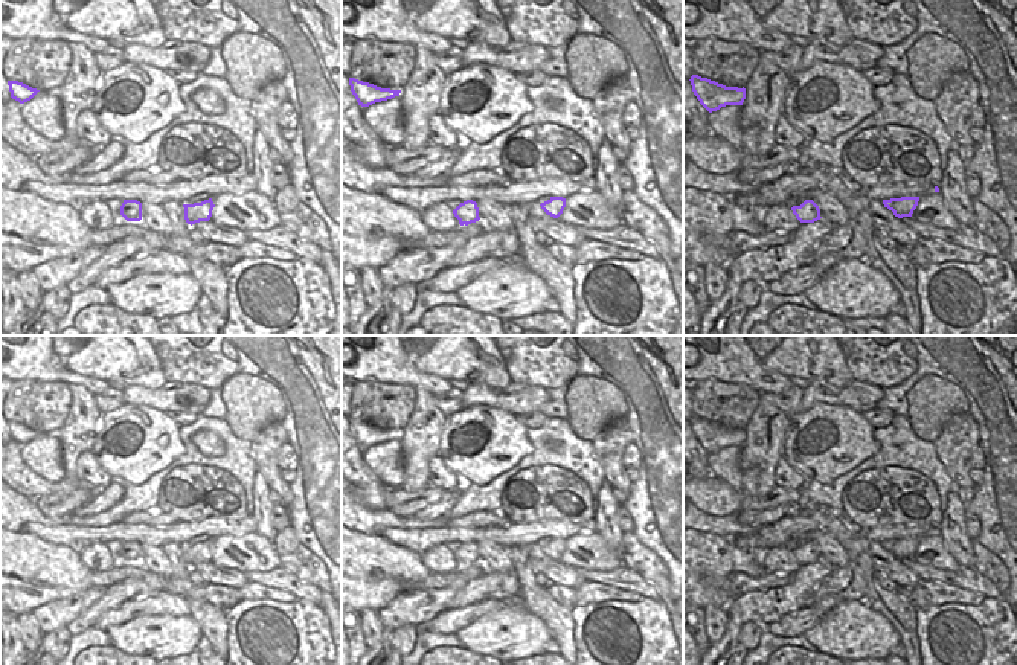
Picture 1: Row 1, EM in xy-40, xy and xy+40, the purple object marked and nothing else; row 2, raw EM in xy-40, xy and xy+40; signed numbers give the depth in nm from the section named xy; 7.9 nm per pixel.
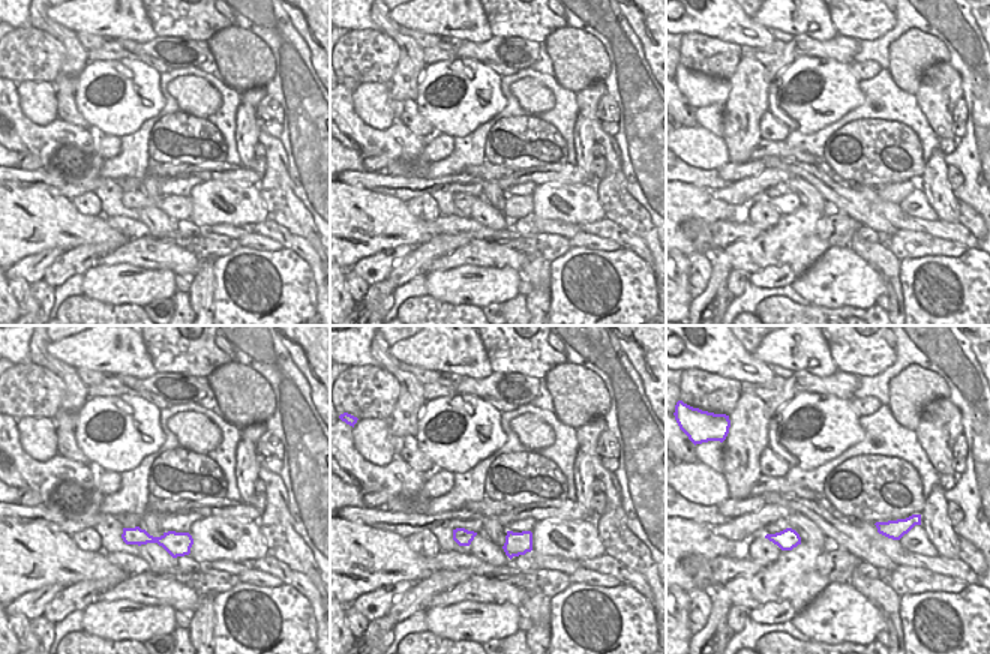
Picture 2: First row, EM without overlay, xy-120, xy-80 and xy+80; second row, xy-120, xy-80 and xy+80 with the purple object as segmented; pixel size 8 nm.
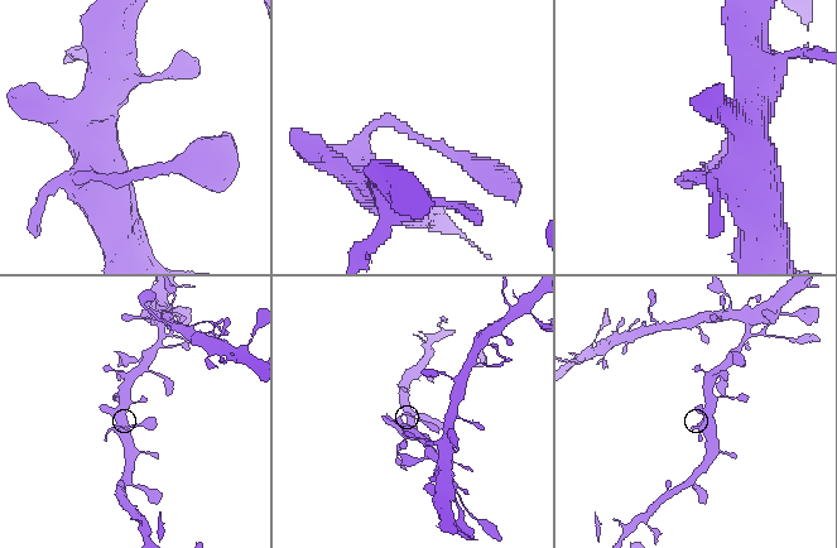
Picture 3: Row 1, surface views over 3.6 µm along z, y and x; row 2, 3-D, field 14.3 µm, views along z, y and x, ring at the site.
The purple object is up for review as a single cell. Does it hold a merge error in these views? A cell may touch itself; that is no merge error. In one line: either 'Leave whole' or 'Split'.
Leave whole.

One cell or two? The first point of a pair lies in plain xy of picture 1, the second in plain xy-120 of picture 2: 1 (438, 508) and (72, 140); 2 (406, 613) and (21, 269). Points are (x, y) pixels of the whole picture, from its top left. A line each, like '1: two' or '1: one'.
1: two
2: one

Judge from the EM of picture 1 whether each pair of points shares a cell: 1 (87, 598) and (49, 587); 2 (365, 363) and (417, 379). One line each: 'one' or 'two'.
1: two
2: one

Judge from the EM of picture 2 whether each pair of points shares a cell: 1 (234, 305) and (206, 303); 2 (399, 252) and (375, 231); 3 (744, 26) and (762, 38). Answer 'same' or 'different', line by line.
1: different
2: different
3: same

